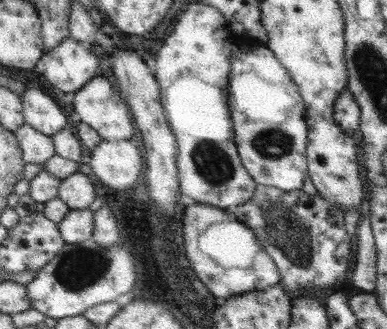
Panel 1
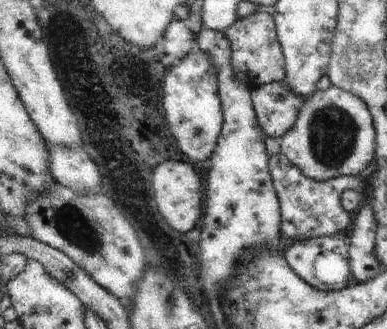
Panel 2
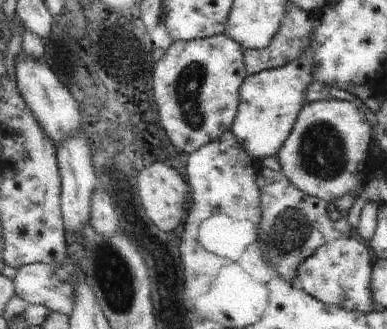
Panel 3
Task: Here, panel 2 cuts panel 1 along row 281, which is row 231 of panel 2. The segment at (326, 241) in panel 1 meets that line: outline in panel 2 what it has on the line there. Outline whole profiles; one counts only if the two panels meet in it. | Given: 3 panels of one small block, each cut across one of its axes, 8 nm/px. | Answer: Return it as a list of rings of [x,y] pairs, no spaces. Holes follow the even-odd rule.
[[[281,154],[269,156],[269,176],[271,176],[271,186],[279,204],[279,214],[281,214],[281,240],[285,246],[299,244],[305,240],[313,238],[327,238],[327,236],[343,236],[351,228],[351,218],[349,214],[341,208],[341,192],[345,190],[365,190],[369,176],[341,176],[335,180],[327,182],[313,182],[305,180],[293,168]]]

